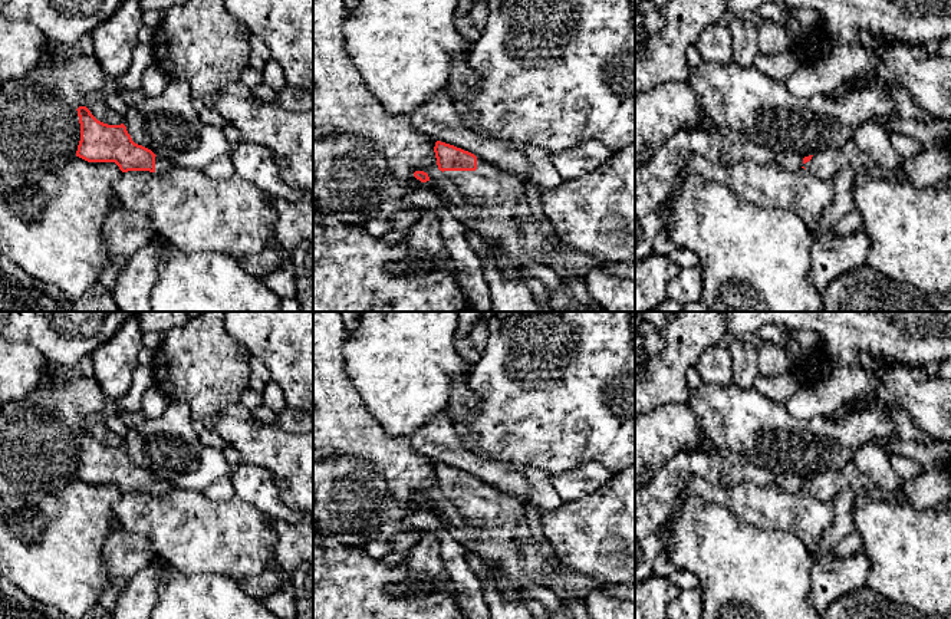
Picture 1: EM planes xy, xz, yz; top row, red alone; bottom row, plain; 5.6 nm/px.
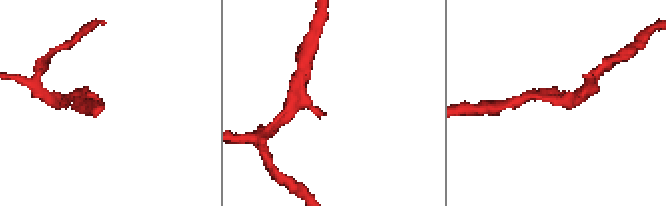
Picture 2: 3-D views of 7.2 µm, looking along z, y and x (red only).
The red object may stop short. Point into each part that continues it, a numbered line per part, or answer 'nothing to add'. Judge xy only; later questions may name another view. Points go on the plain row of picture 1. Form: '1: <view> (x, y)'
1: xy (161, 486)

